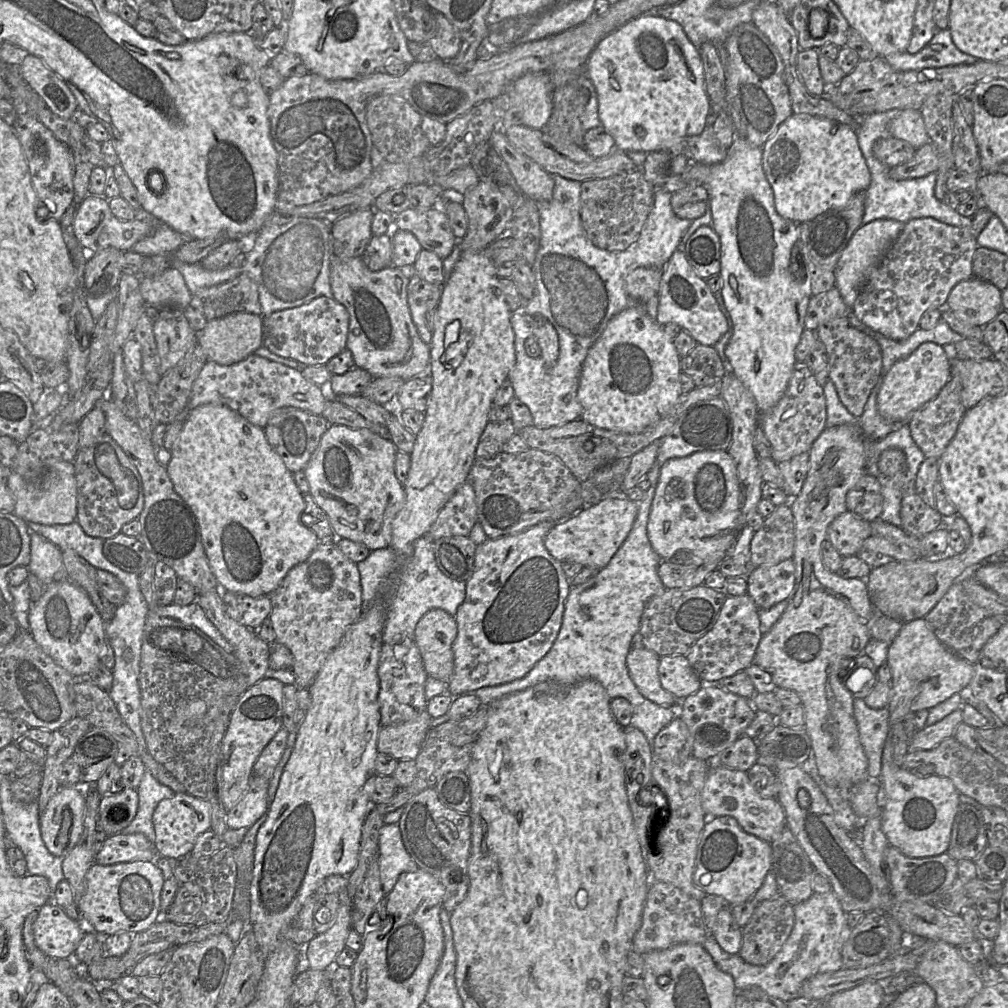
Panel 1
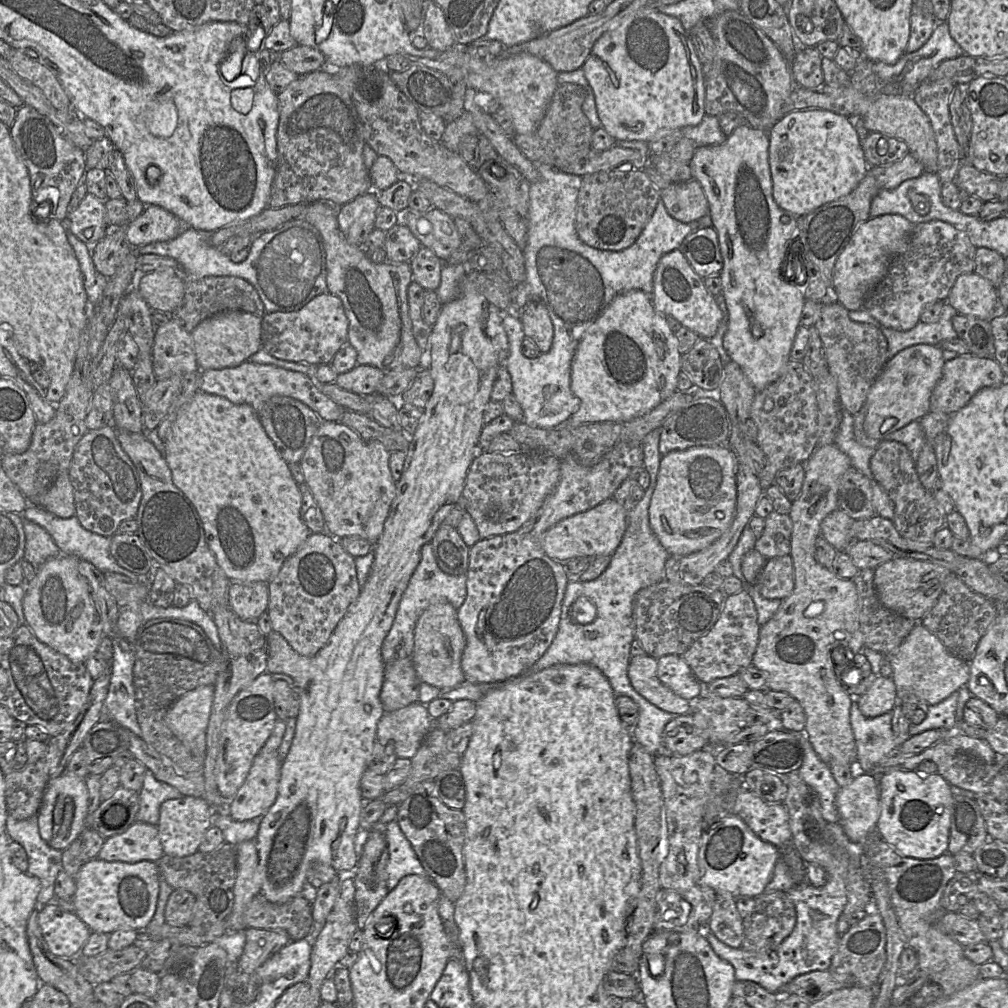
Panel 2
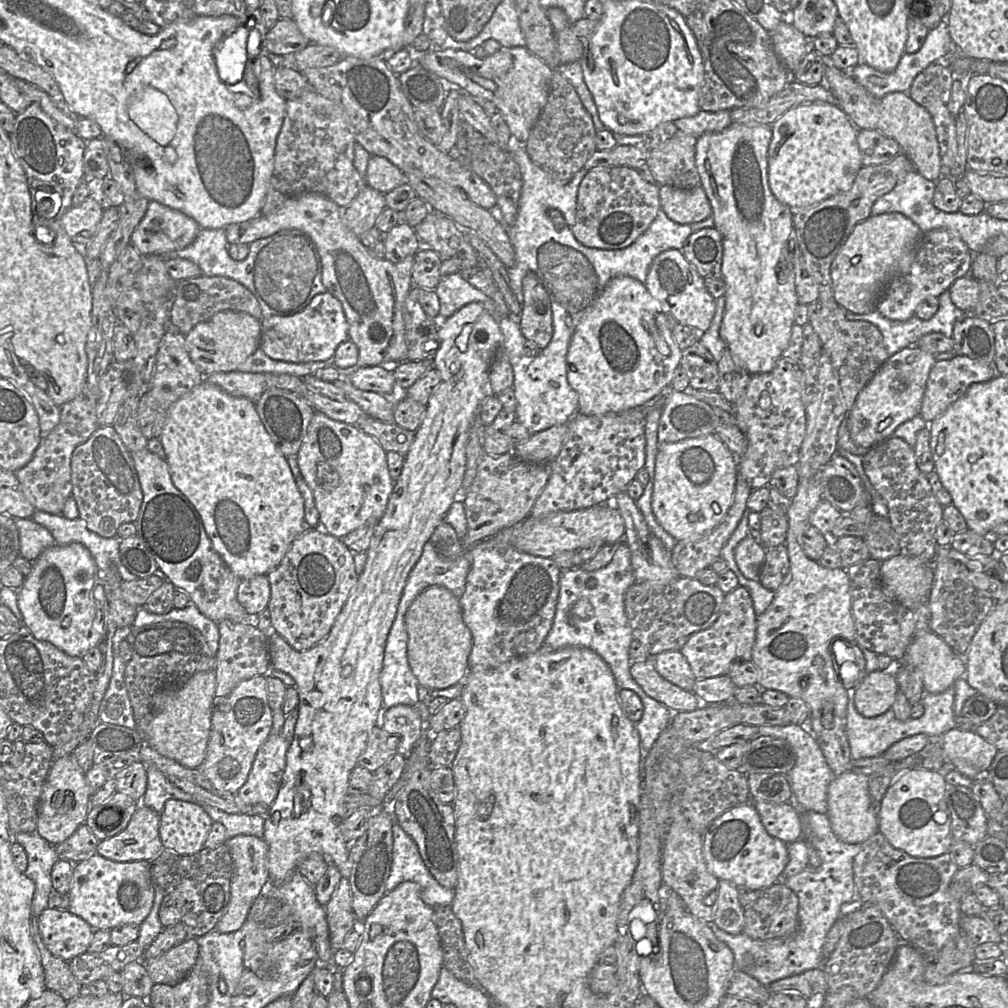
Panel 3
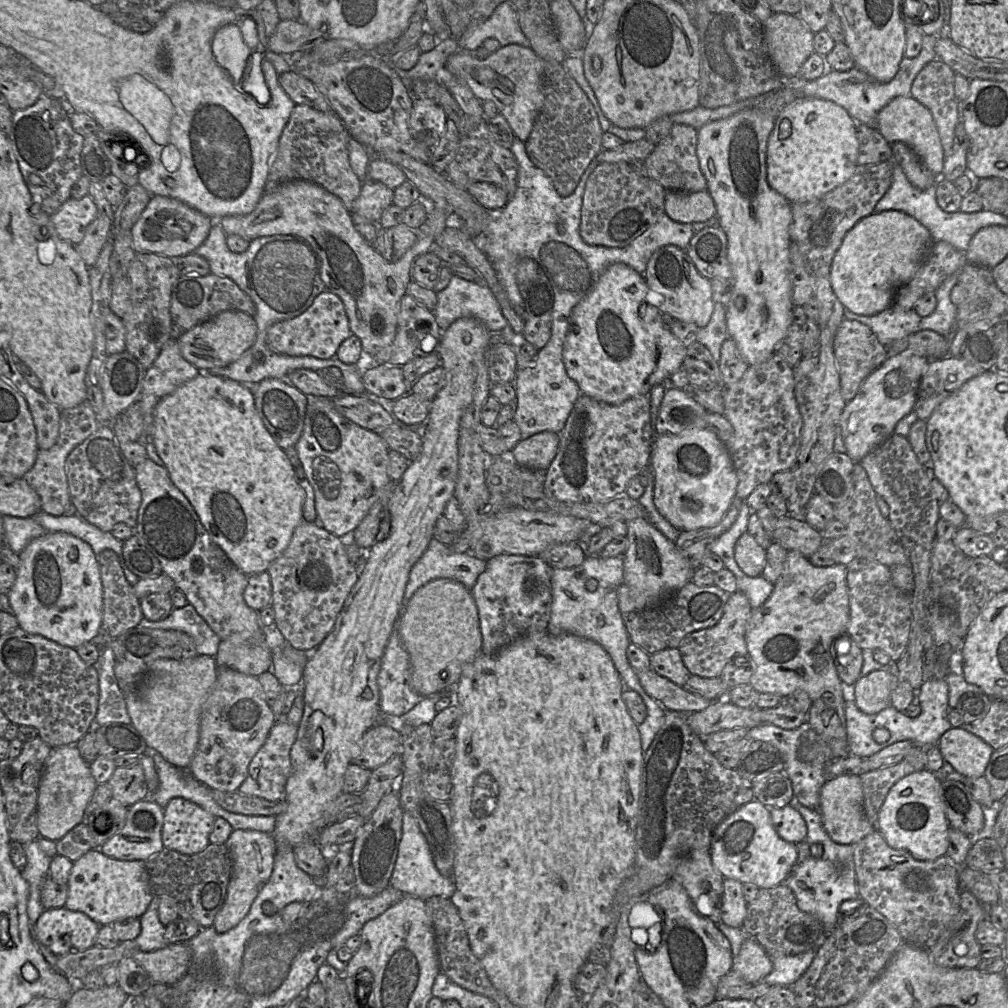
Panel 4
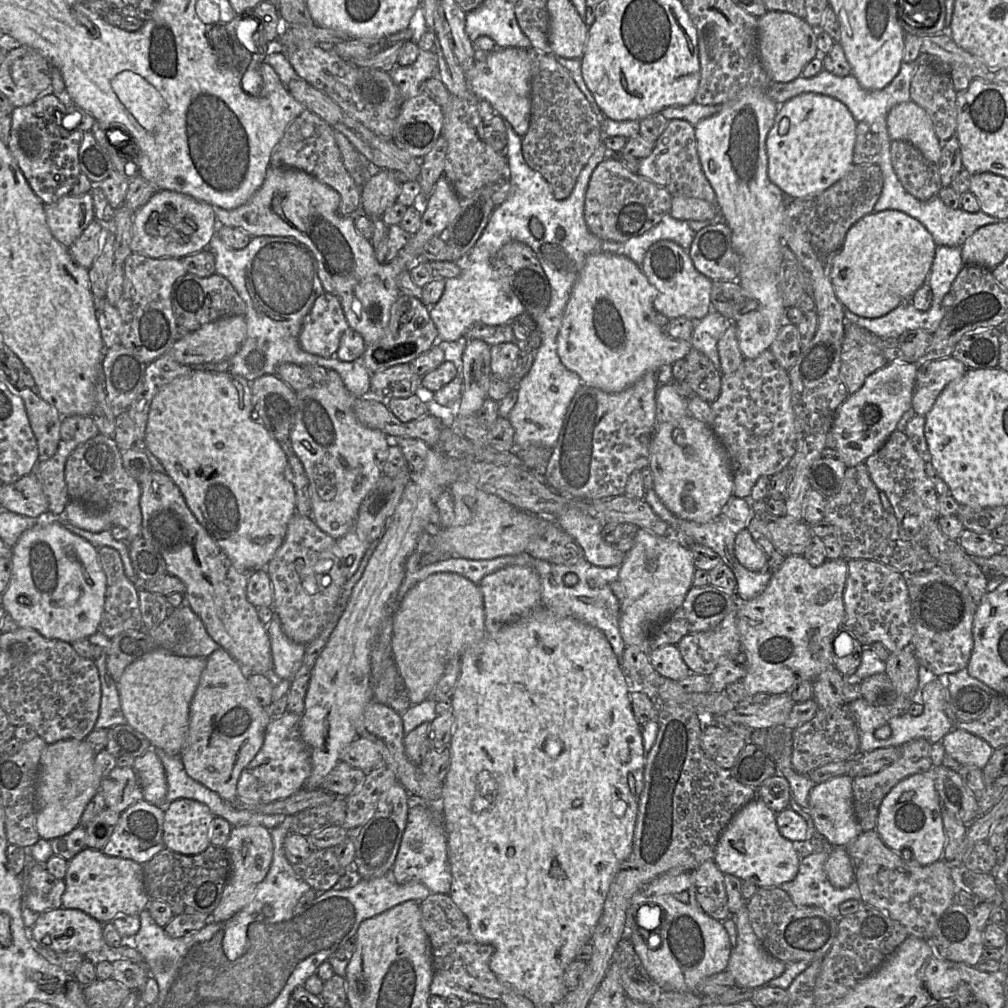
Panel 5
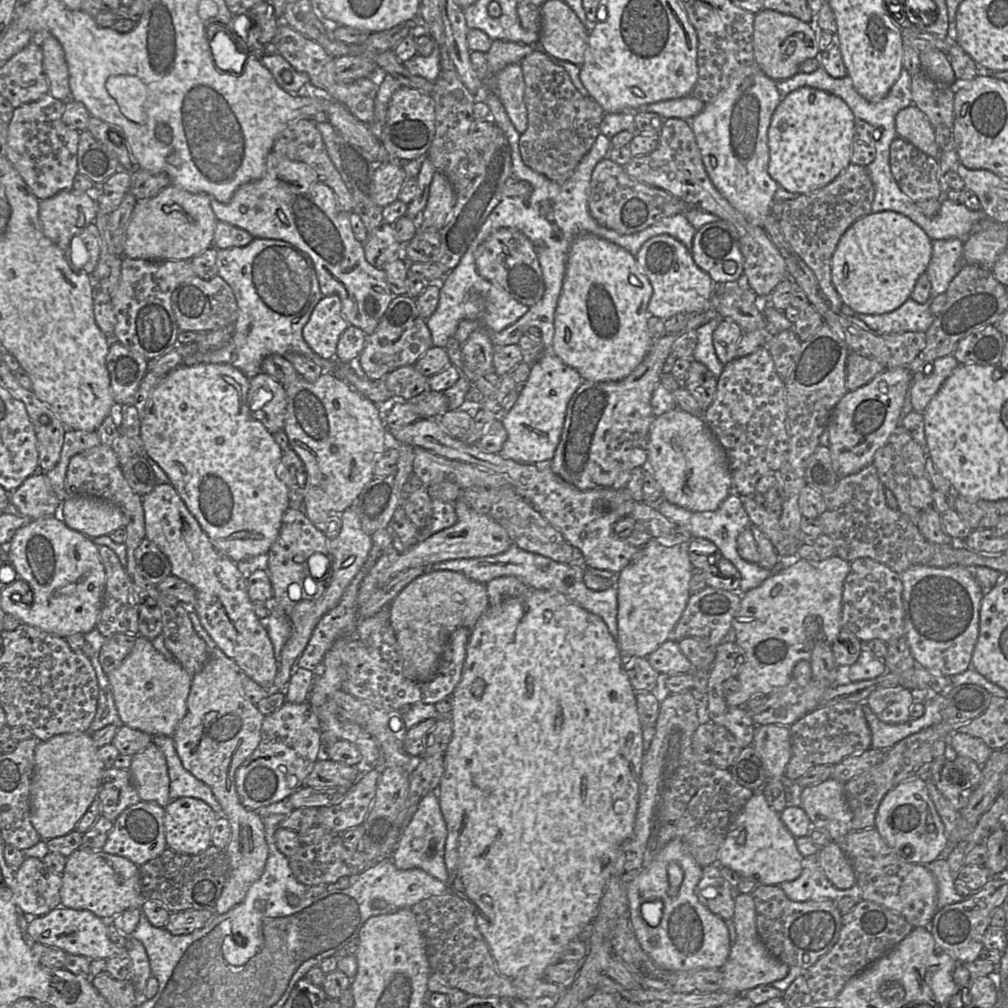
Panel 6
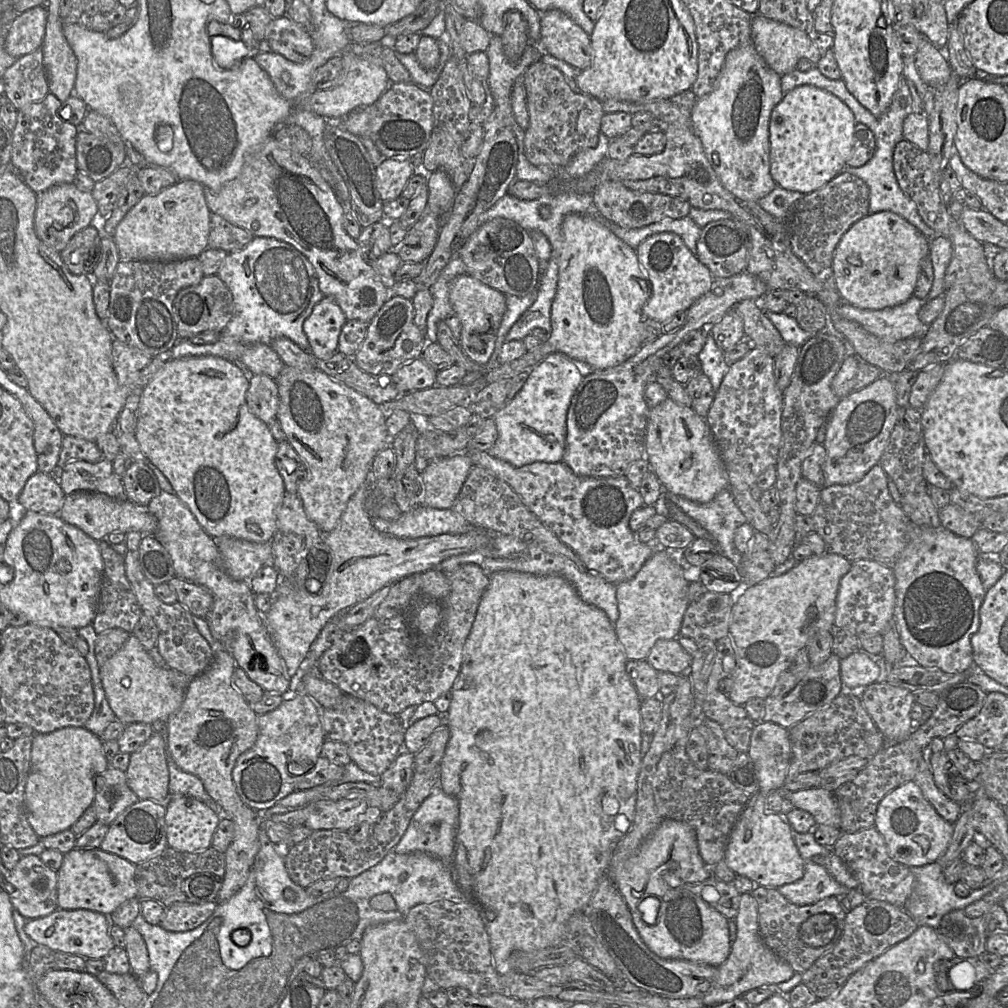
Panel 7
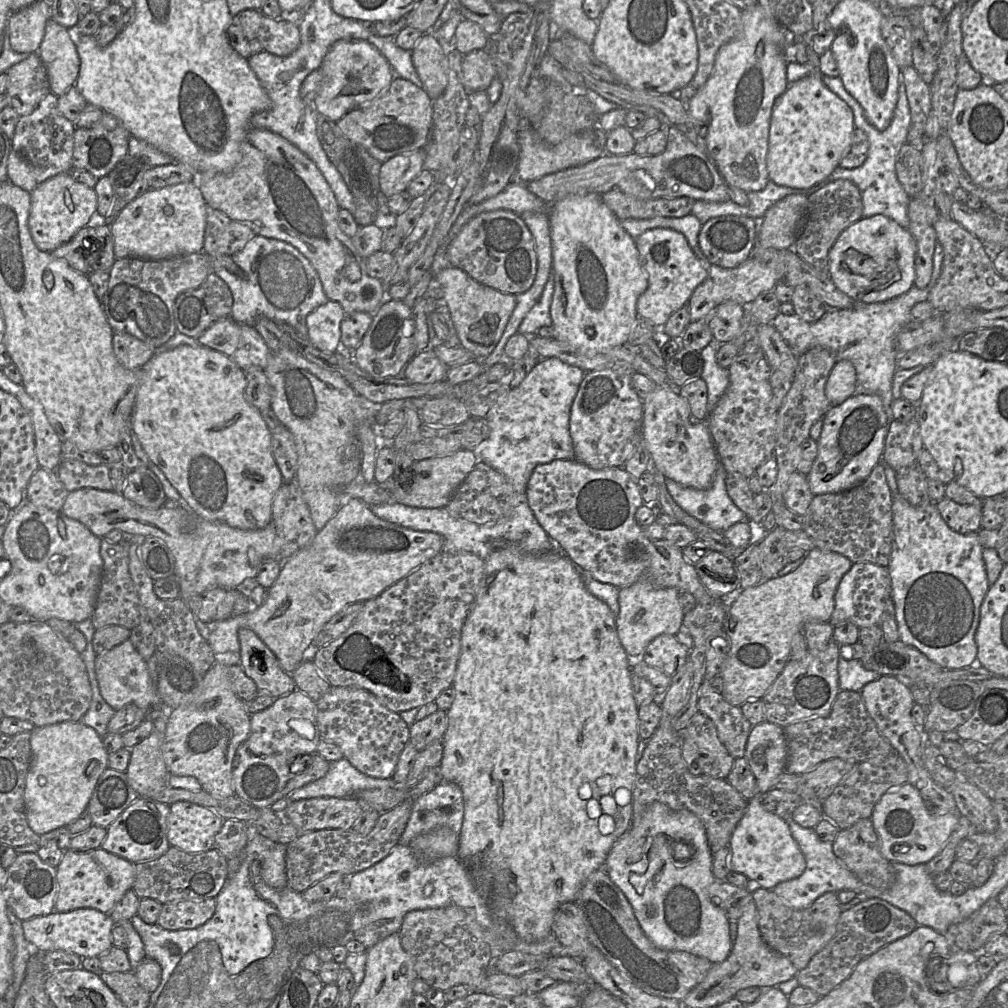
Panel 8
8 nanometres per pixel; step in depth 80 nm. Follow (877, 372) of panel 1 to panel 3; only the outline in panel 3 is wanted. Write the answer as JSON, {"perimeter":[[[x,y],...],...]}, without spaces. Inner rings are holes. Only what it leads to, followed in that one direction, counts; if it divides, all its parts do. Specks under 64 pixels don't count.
{"perimeter":[[[819,300],[807,305],[809,323],[820,338],[823,352],[831,361],[839,381],[843,403],[849,412],[861,389],[871,380],[877,370],[889,357],[879,329],[866,321],[849,321],[845,317],[847,310],[837,307],[829,309]]]}

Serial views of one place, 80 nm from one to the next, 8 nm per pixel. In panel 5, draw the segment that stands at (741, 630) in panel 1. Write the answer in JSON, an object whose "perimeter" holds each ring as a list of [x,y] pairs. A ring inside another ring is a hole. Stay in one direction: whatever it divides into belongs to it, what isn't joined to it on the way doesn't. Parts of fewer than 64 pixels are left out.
{"perimeter":[[[737,608],[713,630],[689,634],[679,641],[677,647],[690,673],[709,676],[722,656],[742,649],[736,620]]]}

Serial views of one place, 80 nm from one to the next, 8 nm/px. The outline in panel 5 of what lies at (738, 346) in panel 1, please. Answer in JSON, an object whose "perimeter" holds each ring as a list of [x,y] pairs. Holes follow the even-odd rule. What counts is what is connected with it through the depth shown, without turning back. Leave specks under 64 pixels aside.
{"perimeter":[[[746,87],[735,99],[728,101],[719,113],[701,120],[695,126],[697,151],[703,172],[715,191],[719,213],[732,232],[732,246],[740,257],[738,283],[758,303],[756,310],[735,321],[739,350],[745,359],[755,359],[770,349],[786,321],[786,308],[779,292],[783,260],[783,222],[786,210],[785,194],[768,177],[767,135],[772,128],[779,105],[768,95],[767,88]]]}

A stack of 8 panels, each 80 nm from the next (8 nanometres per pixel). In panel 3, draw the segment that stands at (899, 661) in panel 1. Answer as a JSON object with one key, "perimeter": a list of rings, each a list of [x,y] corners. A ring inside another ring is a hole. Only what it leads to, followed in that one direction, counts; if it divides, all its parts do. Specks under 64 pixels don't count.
{"perimeter":[[[932,631],[915,634],[898,663],[919,669],[923,674],[924,690],[933,694],[953,687],[954,682],[966,673],[964,657]]]}

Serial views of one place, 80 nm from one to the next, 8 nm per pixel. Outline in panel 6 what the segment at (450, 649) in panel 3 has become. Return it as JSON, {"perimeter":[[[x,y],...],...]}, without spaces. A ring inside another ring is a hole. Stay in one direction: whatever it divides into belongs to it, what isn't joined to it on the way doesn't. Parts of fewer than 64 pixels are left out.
{"perimeter":[[[426,571],[409,583],[391,601],[389,617],[404,675],[414,682],[432,680],[450,635],[460,627],[473,629],[488,607],[486,586],[460,572]]]}

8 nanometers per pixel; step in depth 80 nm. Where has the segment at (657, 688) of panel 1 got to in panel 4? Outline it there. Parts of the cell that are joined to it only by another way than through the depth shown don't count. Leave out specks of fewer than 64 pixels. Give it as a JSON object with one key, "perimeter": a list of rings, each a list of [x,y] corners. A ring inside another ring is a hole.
{"perimeter":[[[652,668],[636,671],[636,674],[645,692],[665,710],[693,713],[704,710],[712,703],[659,675]]]}

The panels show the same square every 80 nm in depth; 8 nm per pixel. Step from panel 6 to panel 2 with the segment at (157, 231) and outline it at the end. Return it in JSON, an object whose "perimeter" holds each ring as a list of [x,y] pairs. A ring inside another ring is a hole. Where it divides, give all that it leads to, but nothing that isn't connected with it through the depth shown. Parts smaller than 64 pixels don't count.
{"perimeter":[[[146,205],[142,214],[127,225],[126,237],[130,246],[135,249],[154,242],[170,241],[186,227],[167,210],[156,205]]]}

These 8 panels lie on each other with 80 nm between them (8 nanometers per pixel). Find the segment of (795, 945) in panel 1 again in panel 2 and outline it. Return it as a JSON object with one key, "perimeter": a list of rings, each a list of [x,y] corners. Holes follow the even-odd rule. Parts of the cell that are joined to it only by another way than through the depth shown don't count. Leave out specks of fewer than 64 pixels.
{"perimeter":[[[828,875],[827,883],[821,887],[815,887],[809,882],[802,883],[793,886],[786,893],[795,906],[796,923],[792,932],[771,953],[730,947],[720,941],[707,926],[702,926],[702,935],[706,937],[714,952],[734,967],[737,981],[755,982],[778,997],[782,987],[795,977],[830,968],[840,940],[837,922],[847,902],[845,882],[841,876]]]}

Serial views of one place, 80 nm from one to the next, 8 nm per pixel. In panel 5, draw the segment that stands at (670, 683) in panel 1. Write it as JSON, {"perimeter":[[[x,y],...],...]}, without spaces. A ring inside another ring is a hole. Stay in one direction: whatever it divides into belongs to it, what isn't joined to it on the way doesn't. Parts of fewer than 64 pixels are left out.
{"perimeter":[[[664,645],[649,652],[650,663],[655,671],[673,681],[680,681],[690,674],[677,645]]]}

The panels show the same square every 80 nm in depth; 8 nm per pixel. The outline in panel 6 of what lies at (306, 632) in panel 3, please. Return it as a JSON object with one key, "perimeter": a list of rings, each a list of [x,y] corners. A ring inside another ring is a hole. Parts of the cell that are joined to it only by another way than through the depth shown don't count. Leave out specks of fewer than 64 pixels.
{"perimeter":[[[289,507],[283,514],[280,533],[270,547],[268,552],[268,562],[266,565],[266,570],[273,589],[273,597],[284,609],[287,616],[290,616],[292,609],[300,601],[292,600],[290,598],[288,590],[291,584],[298,584],[303,590],[302,599],[307,600],[320,597],[328,584],[329,578],[321,578],[326,582],[326,584],[323,585],[311,574],[308,560],[315,553],[322,553],[331,560],[327,537],[312,524],[303,509]],[[316,583],[318,583],[317,591]]]}

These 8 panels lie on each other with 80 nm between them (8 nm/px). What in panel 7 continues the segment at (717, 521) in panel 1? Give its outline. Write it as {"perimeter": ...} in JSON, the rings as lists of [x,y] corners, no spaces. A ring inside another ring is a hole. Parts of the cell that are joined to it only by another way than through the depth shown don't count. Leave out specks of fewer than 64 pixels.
{"perimeter":[[[670,397],[650,409],[645,438],[646,458],[665,492],[670,492],[699,503],[711,501],[718,492],[729,488],[729,478],[706,420],[691,407],[676,403]]]}

